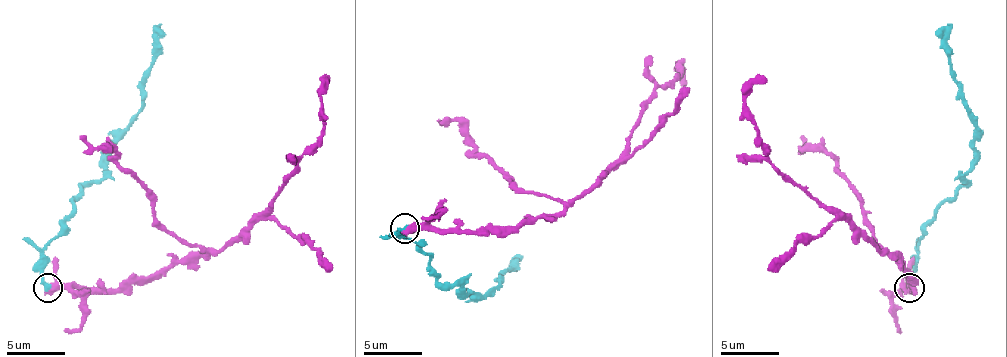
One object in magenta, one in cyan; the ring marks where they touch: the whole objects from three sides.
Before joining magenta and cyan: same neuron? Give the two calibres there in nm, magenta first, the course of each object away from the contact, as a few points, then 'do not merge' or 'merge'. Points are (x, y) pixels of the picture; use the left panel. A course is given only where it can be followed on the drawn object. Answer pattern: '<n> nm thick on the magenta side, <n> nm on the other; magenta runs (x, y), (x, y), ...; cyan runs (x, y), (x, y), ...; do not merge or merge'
400 nm thick on the magenta side, 320 nm on the other; magenta runs (48, 288), (131, 288), (151, 282), (181, 262), (219, 253), (269, 206), (322, 132), (322, 91), (328, 79); cyan runs (48, 288), (42, 279), (42, 247), (84, 185), (104, 176), (104, 162), (142, 106), (154, 29), (160, 23); do not merge

